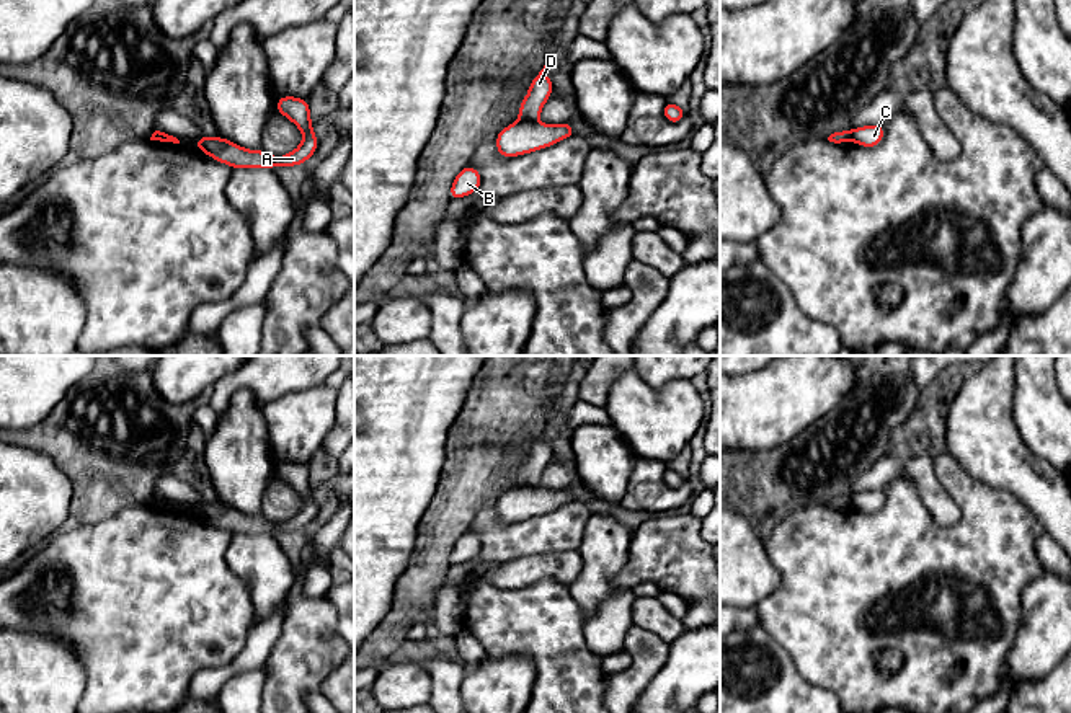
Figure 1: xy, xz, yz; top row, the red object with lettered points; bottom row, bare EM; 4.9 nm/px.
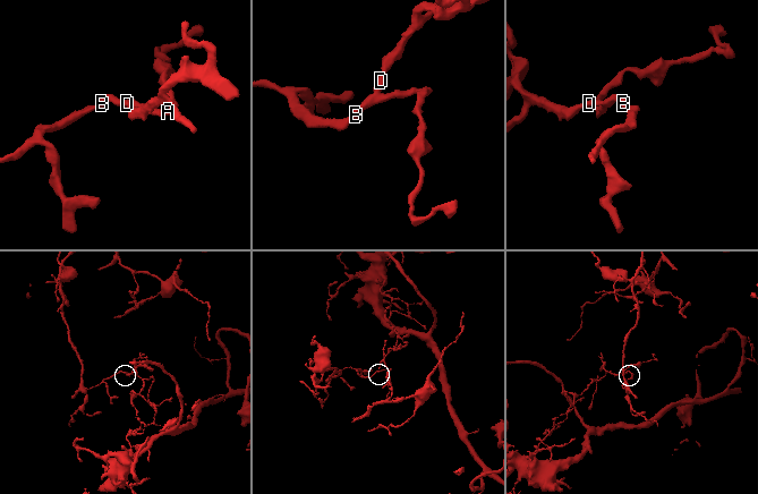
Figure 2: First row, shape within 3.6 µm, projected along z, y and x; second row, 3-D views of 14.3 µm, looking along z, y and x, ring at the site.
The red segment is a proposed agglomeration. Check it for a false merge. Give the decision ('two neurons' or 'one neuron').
two neurons

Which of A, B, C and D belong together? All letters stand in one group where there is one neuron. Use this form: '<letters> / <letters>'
A B C / D

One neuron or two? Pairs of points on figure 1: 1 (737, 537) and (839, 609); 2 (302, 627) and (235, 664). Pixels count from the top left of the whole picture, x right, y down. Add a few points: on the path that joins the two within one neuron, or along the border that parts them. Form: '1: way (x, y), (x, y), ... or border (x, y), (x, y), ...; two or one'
1: border (763, 542), (779, 575), (766, 597); two
2: border (284, 606), (281, 635), (260, 666); two

